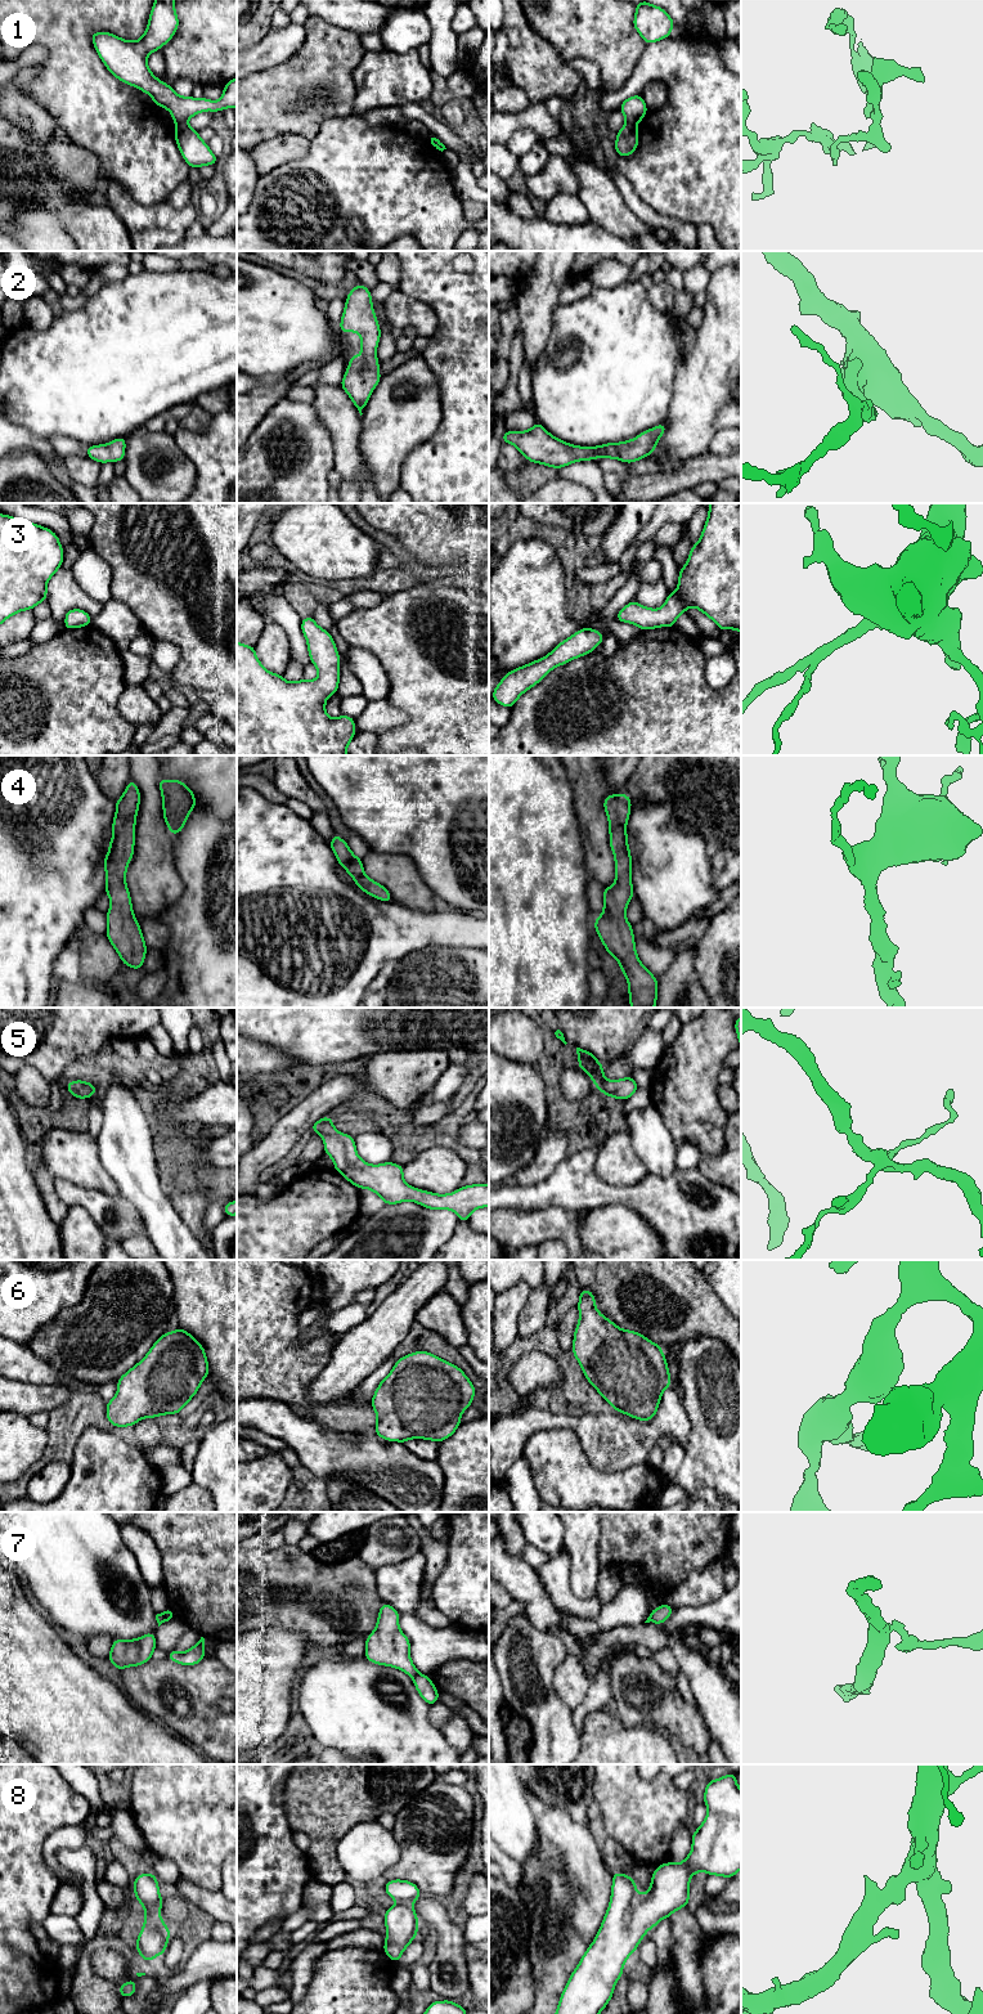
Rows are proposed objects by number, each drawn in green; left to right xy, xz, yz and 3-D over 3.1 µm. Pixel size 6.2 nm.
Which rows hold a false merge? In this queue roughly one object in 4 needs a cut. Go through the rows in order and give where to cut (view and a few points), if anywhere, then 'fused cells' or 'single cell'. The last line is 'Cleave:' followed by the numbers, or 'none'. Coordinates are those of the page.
1: cut in xy along (176, 124), (185, 125); fused cells
2: no cut; single cell
3: no cut; single cell
4: no cut; single cell
5: no cut; single cell
6: no cut; single cell
7: cut in xz along (418, 1673), (413, 1677); fused cells
8: no cut; single cell
Cleave: 1, 7

